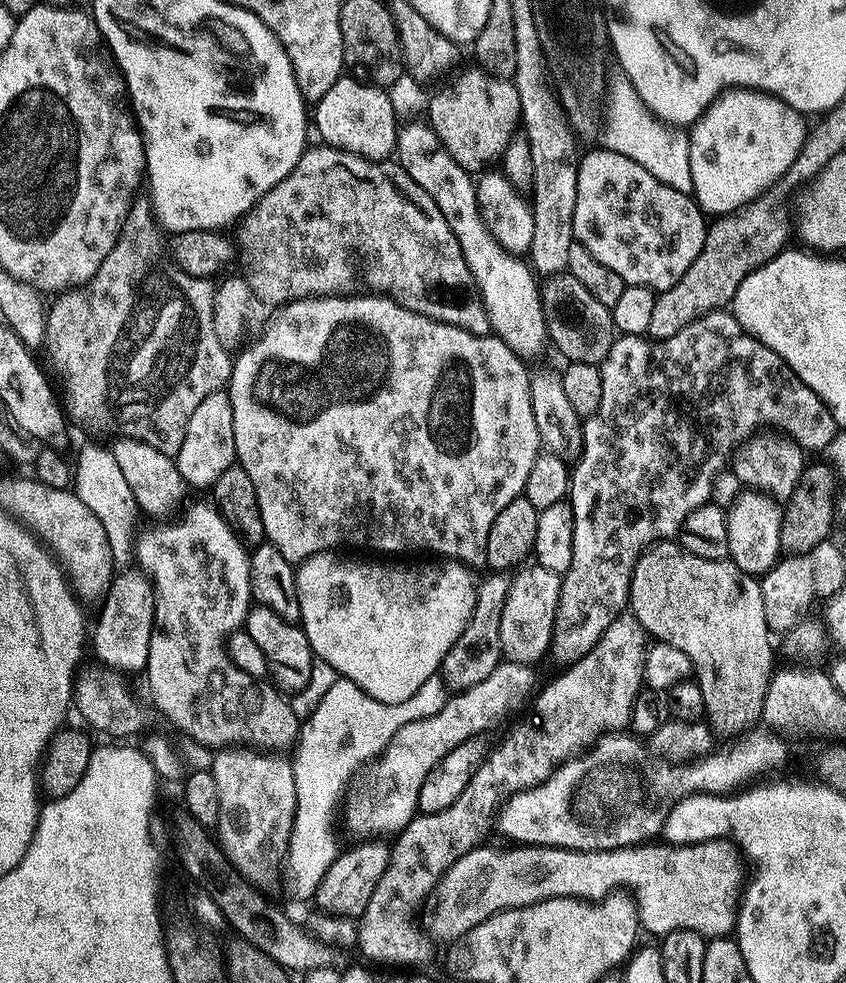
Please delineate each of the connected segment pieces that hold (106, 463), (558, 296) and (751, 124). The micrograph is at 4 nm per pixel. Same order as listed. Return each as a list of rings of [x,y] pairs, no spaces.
[[[100,444],[81,446],[77,460],[74,460],[74,491],[78,498],[82,498],[82,502],[86,502],[86,506],[90,506],[94,518],[102,522],[102,530],[106,532],[110,544],[113,565],[120,570],[127,569],[134,560],[134,531],[138,509],[126,477],[122,475],[118,462],[114,462],[111,447],[104,445],[103,448]]]
[[[564,278],[556,283],[560,282],[561,284],[554,285],[552,290],[549,293],[547,291],[544,296],[544,312],[548,318],[548,340],[556,343],[556,348],[565,356],[565,361],[599,366],[610,354],[618,335],[612,321],[612,309],[602,306],[602,302],[598,302],[598,298],[594,298],[594,294],[590,294],[590,290],[586,290],[586,286],[582,286],[582,282]]]
[[[728,90],[715,105],[700,117],[690,128],[692,146],[691,195],[701,212],[709,217],[726,216],[736,212],[740,205],[748,203],[750,198],[763,194],[764,189],[780,177],[781,172],[794,162],[796,150],[804,145],[806,135],[805,117],[797,114],[793,108],[782,106],[780,101],[769,96],[767,92],[755,90]]]

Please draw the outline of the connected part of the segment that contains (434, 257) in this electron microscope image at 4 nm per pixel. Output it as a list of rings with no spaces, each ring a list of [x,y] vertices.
[[[309,147],[302,154],[298,166],[285,180],[278,182],[274,190],[268,193],[264,199],[256,205],[254,211],[243,219],[244,224],[244,244],[249,248],[251,255],[266,256],[266,258],[302,258],[304,264],[310,264],[310,290],[320,290],[320,296],[347,296],[349,294],[383,294],[391,296],[402,306],[414,310],[418,314],[428,316],[432,320],[437,320],[443,324],[453,324],[467,332],[473,332],[476,336],[487,336],[493,331],[491,318],[484,305],[484,300],[480,297],[478,286],[474,282],[474,274],[470,274],[470,266],[466,266],[466,258],[462,254],[462,246],[458,246],[458,238],[450,230],[446,218],[442,218],[442,210],[434,206],[434,198],[406,174],[406,170],[401,168],[396,162],[381,162],[379,160],[367,160],[361,156],[355,156],[349,152],[343,152],[340,148],[320,148]]]

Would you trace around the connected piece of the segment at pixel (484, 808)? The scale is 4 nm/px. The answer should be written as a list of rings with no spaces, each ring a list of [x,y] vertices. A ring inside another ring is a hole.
[[[621,614],[614,622],[610,622],[610,626],[606,630],[606,634],[602,634],[602,638],[592,649],[587,652],[581,660],[573,660],[567,667],[568,672],[562,676],[556,677],[550,684],[546,685],[544,689],[541,687],[539,691],[535,693],[534,703],[531,705],[532,713],[521,722],[517,728],[512,728],[508,732],[508,737],[497,746],[496,749],[487,753],[486,759],[478,766],[478,770],[474,770],[474,776],[470,778],[470,784],[466,786],[466,790],[462,790],[462,794],[458,794],[458,802],[454,802],[454,806],[446,806],[446,810],[438,810],[438,814],[417,814],[413,816],[412,821],[405,826],[403,830],[395,837],[396,844],[391,845],[392,853],[390,854],[390,862],[386,866],[386,870],[382,873],[382,878],[378,878],[378,886],[374,886],[374,895],[371,896],[369,904],[366,906],[366,910],[359,916],[358,923],[360,926],[360,942],[358,945],[358,952],[361,952],[368,960],[377,960],[380,964],[418,964],[431,958],[432,947],[434,947],[433,941],[428,939],[425,935],[422,935],[412,929],[412,911],[416,906],[420,905],[431,895],[432,889],[436,887],[437,881],[444,876],[444,871],[450,866],[454,866],[454,862],[458,862],[458,858],[462,858],[472,848],[481,847],[485,843],[484,835],[487,834],[488,828],[493,825],[494,817],[501,804],[508,799],[509,796],[513,796],[516,792],[521,792],[527,788],[533,788],[538,786],[546,778],[550,778],[550,774],[559,765],[563,764],[565,760],[572,759],[582,749],[585,749],[588,745],[591,745],[598,737],[606,734],[610,731],[624,730],[629,727],[632,719],[632,707],[636,701],[636,696],[641,692],[642,685],[644,684],[644,653],[646,651],[646,633],[642,625],[636,620],[635,616],[631,614]]]

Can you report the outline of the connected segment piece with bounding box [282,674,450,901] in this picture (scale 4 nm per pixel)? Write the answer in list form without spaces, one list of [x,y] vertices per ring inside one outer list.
[[[437,674],[426,678],[422,690],[414,694],[401,704],[383,704],[374,698],[370,698],[354,682],[343,678],[337,678],[334,686],[330,686],[329,692],[314,706],[314,714],[307,716],[300,725],[300,734],[296,737],[294,751],[291,753],[292,769],[294,770],[294,790],[296,791],[296,813],[292,823],[292,833],[289,834],[286,855],[282,860],[284,868],[284,888],[296,900],[311,901],[316,895],[318,886],[330,870],[330,866],[336,861],[338,847],[336,848],[336,832],[332,827],[336,824],[336,807],[340,804],[340,799],[349,791],[348,783],[352,780],[352,775],[359,770],[363,764],[371,765],[373,761],[383,755],[388,749],[392,739],[404,726],[415,720],[425,720],[438,710],[444,708],[448,701],[450,688],[445,683],[443,675]]]

